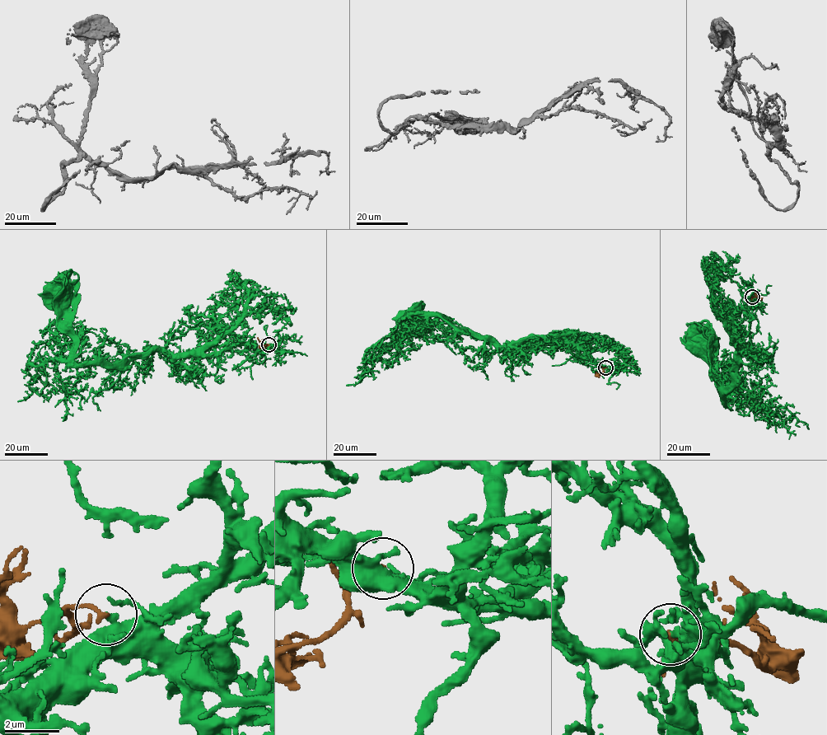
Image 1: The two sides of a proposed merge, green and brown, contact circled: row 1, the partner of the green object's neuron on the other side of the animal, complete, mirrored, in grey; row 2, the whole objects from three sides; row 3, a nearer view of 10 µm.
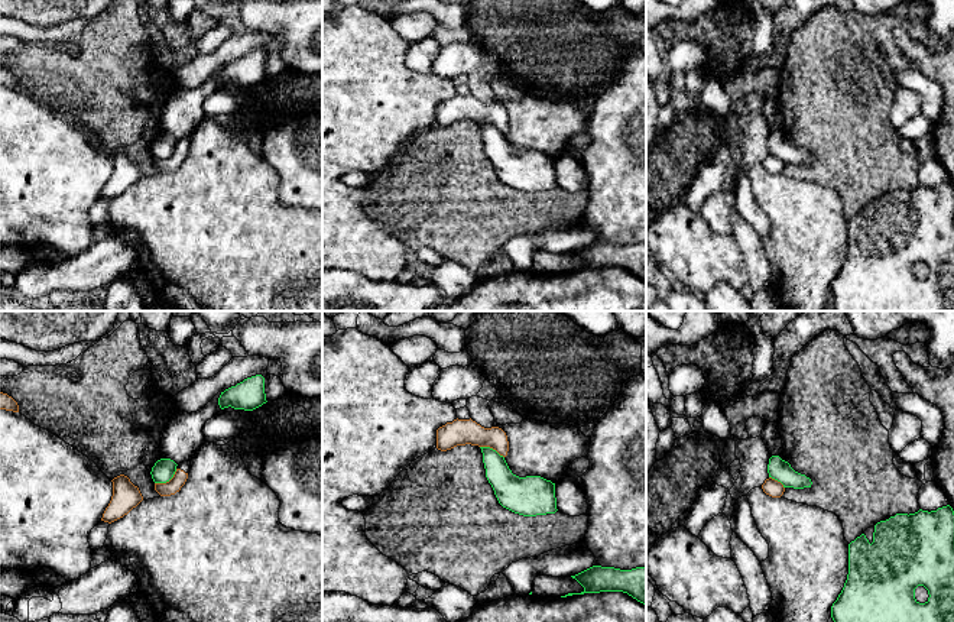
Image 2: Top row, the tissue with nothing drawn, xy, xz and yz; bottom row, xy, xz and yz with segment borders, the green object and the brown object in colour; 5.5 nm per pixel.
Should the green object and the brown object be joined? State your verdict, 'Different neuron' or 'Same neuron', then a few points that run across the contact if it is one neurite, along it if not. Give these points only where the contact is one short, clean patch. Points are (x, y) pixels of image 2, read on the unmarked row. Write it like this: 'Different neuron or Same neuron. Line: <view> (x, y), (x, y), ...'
Different neuron. Line: xy (177, 145), (168, 156), (155, 159)

